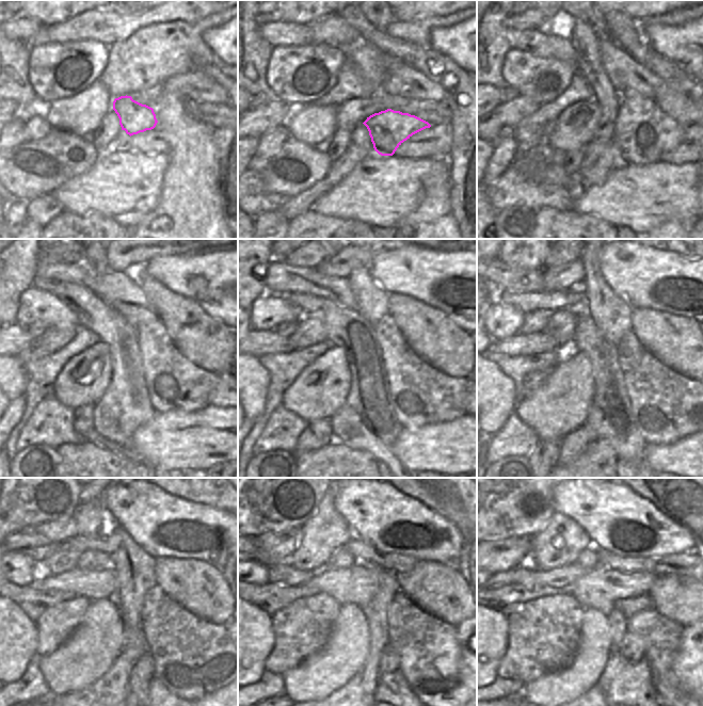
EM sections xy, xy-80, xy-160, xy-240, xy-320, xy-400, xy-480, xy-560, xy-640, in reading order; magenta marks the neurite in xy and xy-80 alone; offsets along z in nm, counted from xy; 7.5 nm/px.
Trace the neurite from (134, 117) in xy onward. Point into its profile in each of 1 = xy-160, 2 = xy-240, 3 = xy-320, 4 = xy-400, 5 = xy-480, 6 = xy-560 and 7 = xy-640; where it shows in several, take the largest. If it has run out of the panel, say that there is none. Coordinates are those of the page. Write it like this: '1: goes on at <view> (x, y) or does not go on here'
1: goes on at xy-160 (642, 131)
2: goes on at xy-240 (175, 384)
3: goes on at xy-320 (421, 395)
4: goes on at xy-400 (667, 406)
5: goes on at xy-480 (193, 657)
6: goes on at xy-560 (431, 662)
7: goes on at xy-640 (661, 637)

